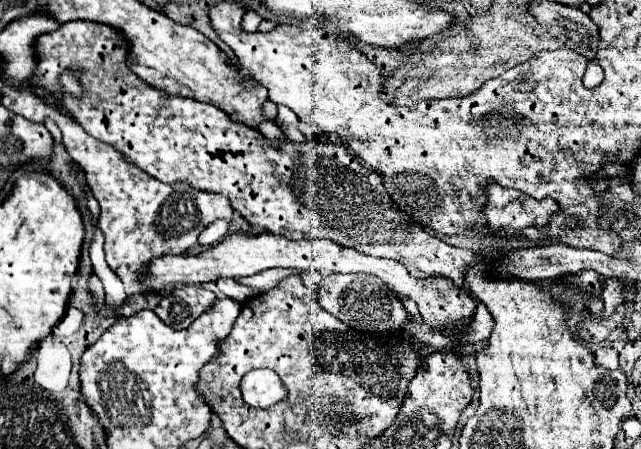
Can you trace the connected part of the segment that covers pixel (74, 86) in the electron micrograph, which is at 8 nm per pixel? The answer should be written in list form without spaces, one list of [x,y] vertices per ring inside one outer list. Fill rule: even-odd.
[[[67,71],[63,77],[61,77],[61,83],[63,83],[63,87],[69,91],[69,93],[75,93],[75,95],[81,95],[81,85],[77,83],[77,79],[75,79],[75,75],[73,75],[73,71]]]

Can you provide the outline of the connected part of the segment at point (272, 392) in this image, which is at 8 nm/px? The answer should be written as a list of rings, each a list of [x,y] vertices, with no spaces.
[[[270,369],[249,371],[241,380],[241,392],[247,405],[259,409],[269,408],[287,397],[287,389],[283,387],[281,379],[275,377],[275,372]]]

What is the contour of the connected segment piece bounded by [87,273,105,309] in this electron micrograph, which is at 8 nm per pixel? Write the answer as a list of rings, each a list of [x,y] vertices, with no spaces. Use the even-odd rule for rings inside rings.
[[[95,273],[89,277],[89,283],[87,283],[87,291],[93,295],[93,299],[95,299],[95,307],[97,307],[97,309],[101,309],[101,307],[103,307],[103,299],[105,299],[105,293],[103,293],[103,283],[99,281],[99,277],[97,277]]]

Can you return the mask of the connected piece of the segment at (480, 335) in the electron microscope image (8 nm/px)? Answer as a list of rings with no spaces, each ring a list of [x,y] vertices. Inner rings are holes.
[[[479,303],[479,307],[475,309],[475,317],[473,317],[473,323],[471,323],[471,333],[467,335],[467,341],[469,343],[475,343],[475,341],[485,341],[493,331],[493,317],[489,315],[487,307],[483,303]]]

